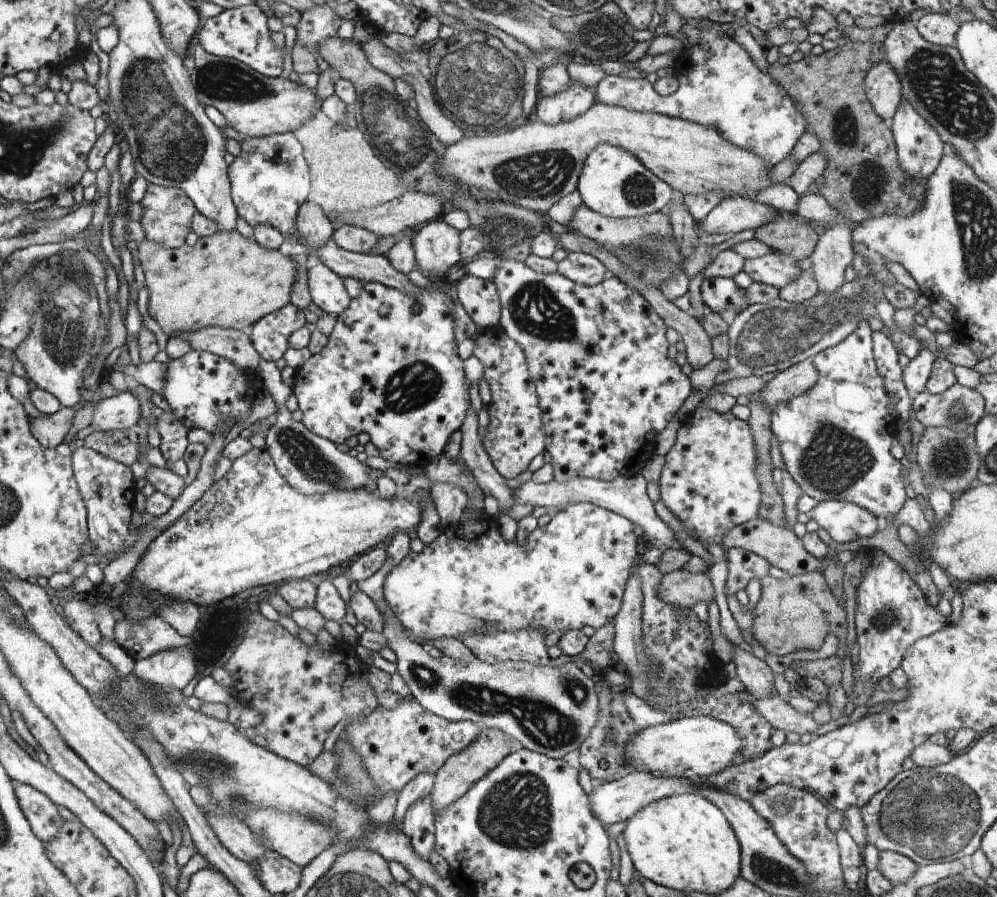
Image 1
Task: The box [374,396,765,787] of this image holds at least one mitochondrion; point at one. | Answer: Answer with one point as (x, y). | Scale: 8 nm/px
(541, 722)

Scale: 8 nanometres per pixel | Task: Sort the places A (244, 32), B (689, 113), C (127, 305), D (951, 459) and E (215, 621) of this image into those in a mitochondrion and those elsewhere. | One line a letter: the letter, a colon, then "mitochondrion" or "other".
A: other
B: other
C: other
D: mitochondrion
E: other

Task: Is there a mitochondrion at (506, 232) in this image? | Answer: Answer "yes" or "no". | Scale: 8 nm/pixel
yes

